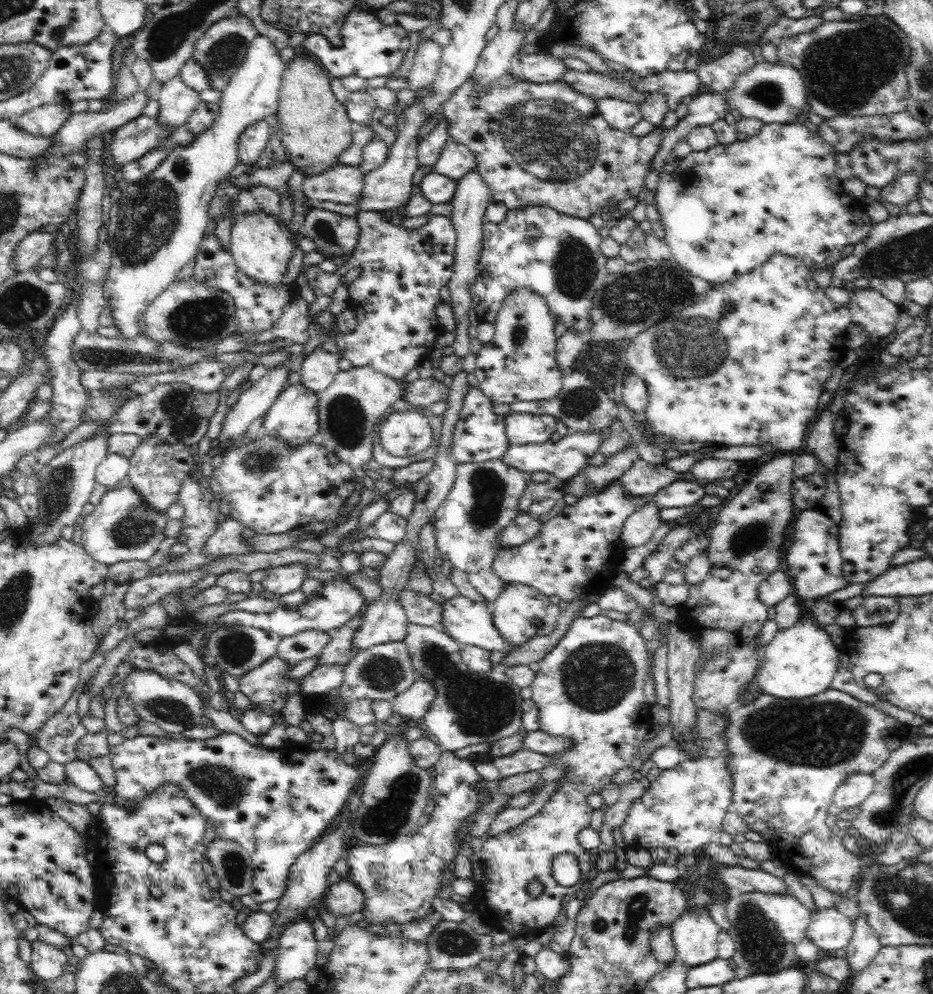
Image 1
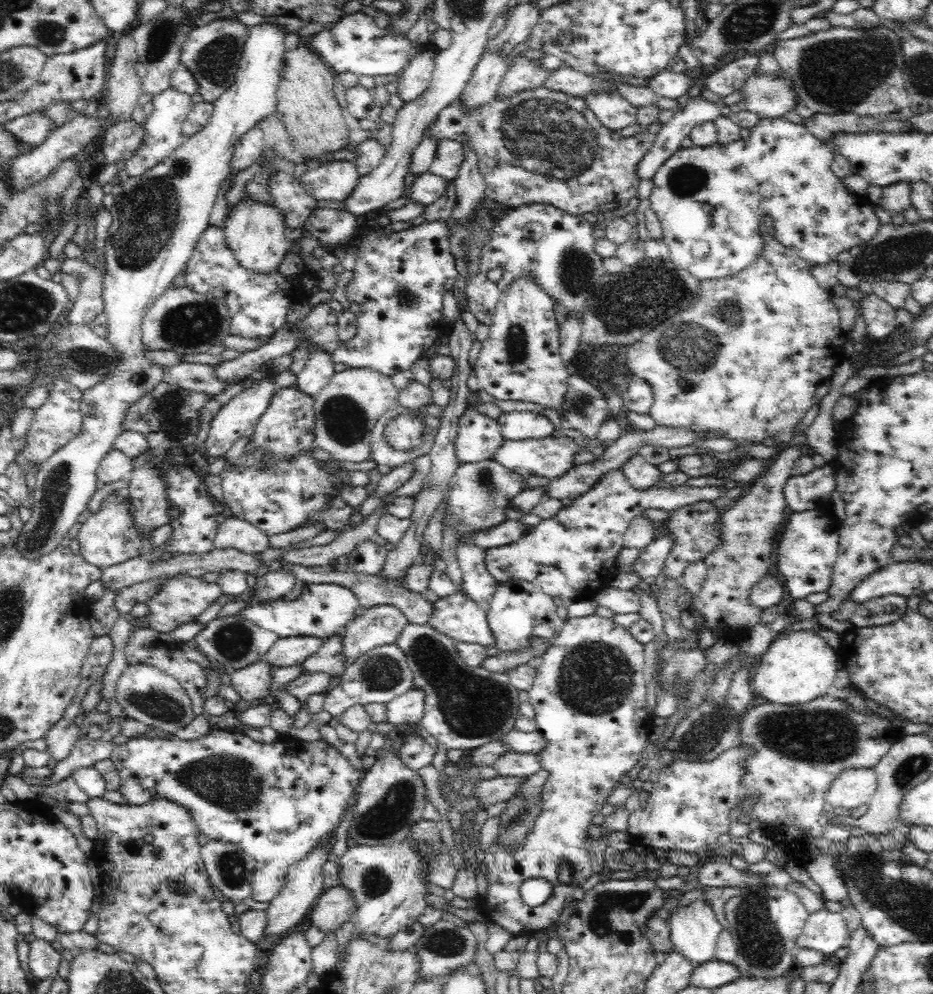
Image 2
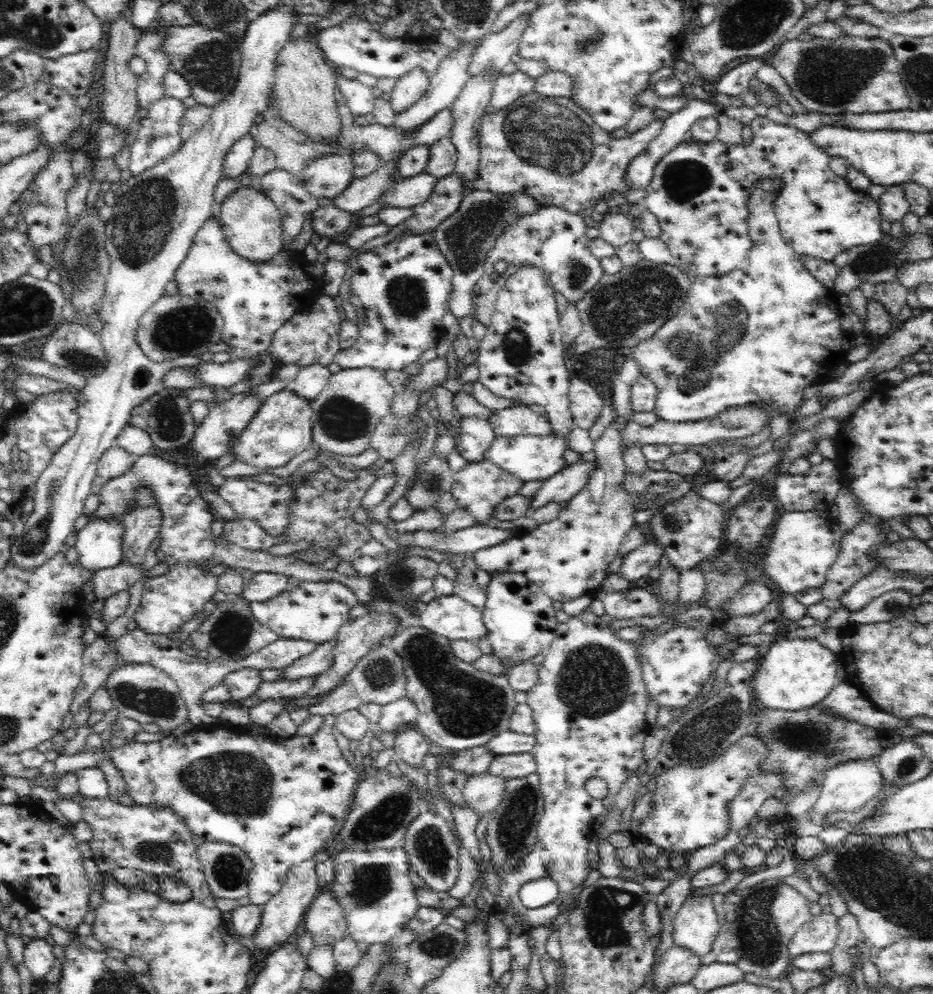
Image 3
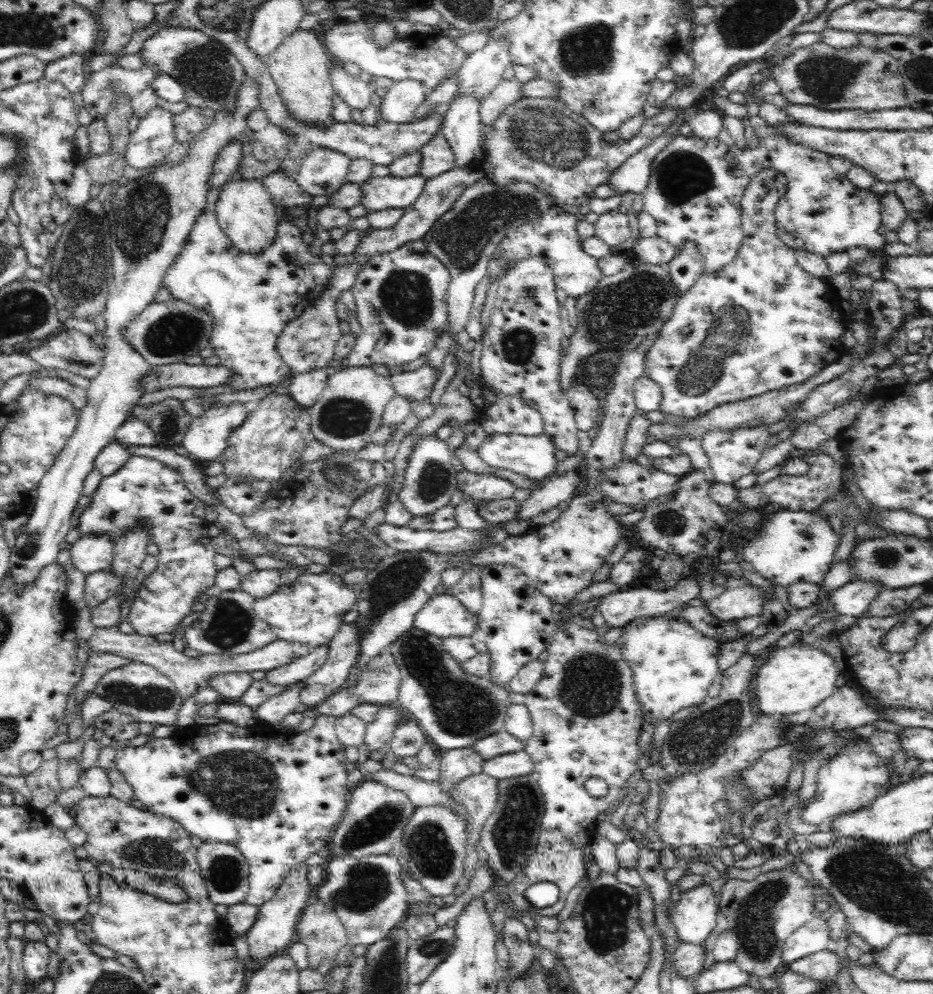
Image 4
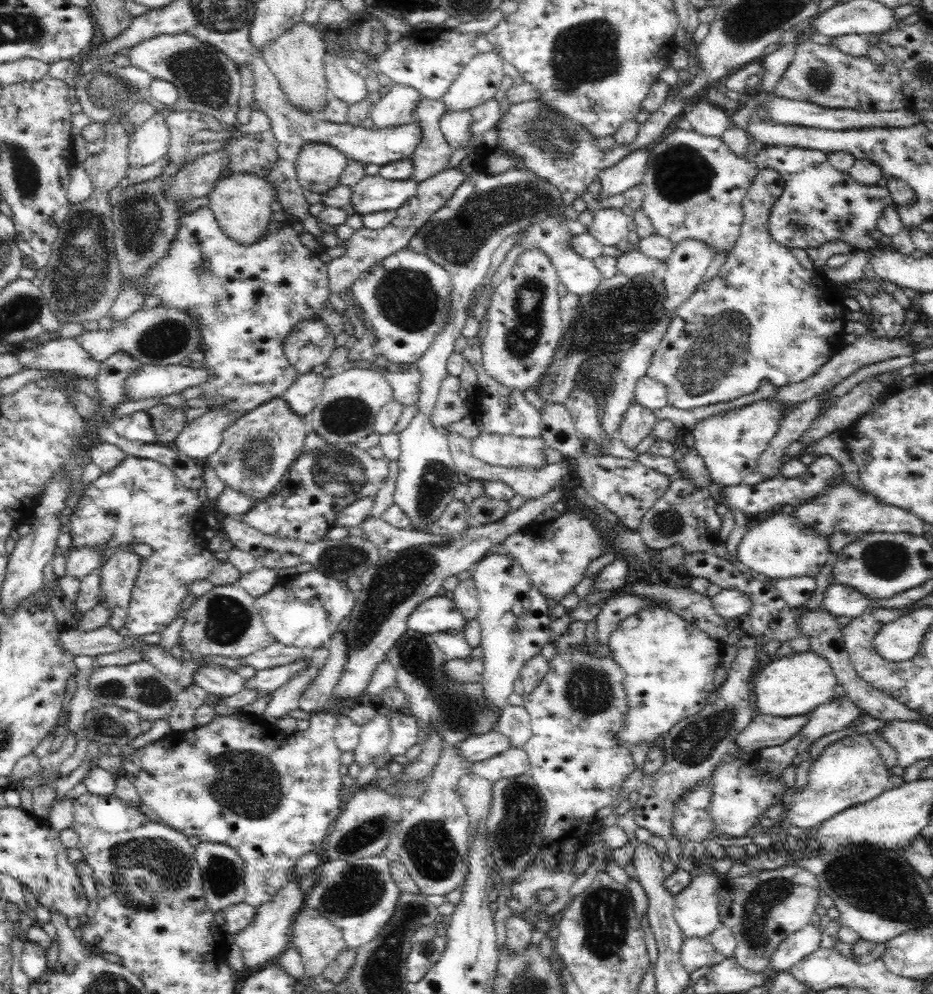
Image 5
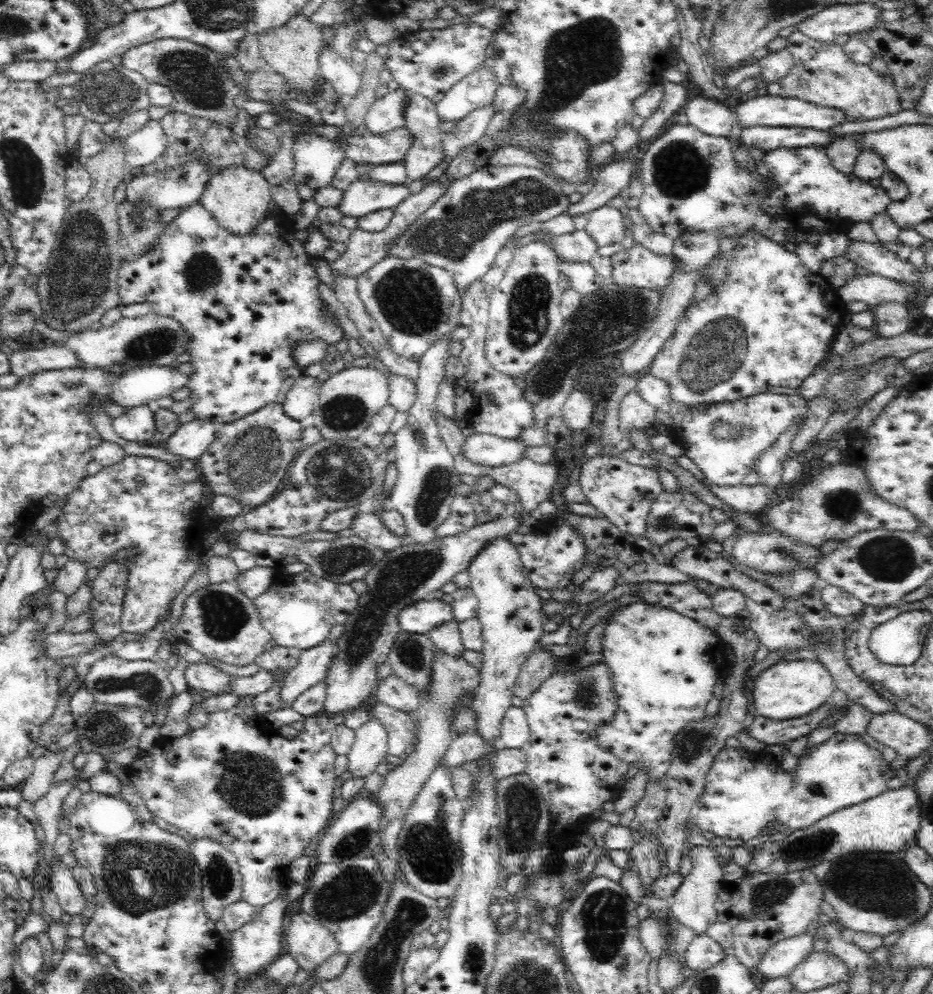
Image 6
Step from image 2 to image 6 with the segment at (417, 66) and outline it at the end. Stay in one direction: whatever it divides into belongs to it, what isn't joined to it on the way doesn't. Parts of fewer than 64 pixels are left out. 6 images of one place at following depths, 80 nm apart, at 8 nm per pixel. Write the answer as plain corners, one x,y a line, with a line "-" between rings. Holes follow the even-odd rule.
403,89
391,90
389,94
377,98
368,108
363,120
367,133
379,135
395,128
402,128
404,104
406,104
406,93

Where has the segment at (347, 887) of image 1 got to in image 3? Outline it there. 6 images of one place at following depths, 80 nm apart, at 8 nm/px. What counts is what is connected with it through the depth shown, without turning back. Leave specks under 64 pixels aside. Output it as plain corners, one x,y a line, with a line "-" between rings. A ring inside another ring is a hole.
329,892
320,893
310,904
301,921
300,933
308,933
314,947
330,945
332,948
347,935
342,908

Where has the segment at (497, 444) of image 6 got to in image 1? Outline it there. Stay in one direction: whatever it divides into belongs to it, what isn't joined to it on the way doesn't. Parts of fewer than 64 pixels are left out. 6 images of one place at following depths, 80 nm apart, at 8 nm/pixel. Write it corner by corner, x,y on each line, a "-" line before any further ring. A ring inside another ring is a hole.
574,433
562,436
558,441
546,440
544,444
508,444
500,459
510,467
529,475
532,472
548,472
562,482
576,476
584,466
588,466
588,456
596,453
600,446
600,433

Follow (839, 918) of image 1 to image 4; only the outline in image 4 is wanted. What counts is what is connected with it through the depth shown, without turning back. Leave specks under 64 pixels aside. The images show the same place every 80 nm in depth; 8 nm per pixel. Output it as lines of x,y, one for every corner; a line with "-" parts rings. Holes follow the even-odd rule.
827,915
813,917
784,942
780,952
781,970
787,969
790,963
826,949
826,944
828,944

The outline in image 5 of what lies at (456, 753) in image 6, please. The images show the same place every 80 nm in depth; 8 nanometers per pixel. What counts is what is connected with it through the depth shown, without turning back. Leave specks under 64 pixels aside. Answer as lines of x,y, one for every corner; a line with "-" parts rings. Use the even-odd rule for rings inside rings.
492,730
484,734
474,734
456,744
459,758
471,764
481,762
497,756
508,749
508,739
499,730

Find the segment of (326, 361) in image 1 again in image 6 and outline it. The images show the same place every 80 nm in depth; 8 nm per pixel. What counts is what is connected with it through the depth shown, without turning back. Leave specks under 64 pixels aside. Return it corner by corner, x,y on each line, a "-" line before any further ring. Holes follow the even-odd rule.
304,374
297,378
281,404
284,413
298,423
312,416
318,406
320,385
318,379

